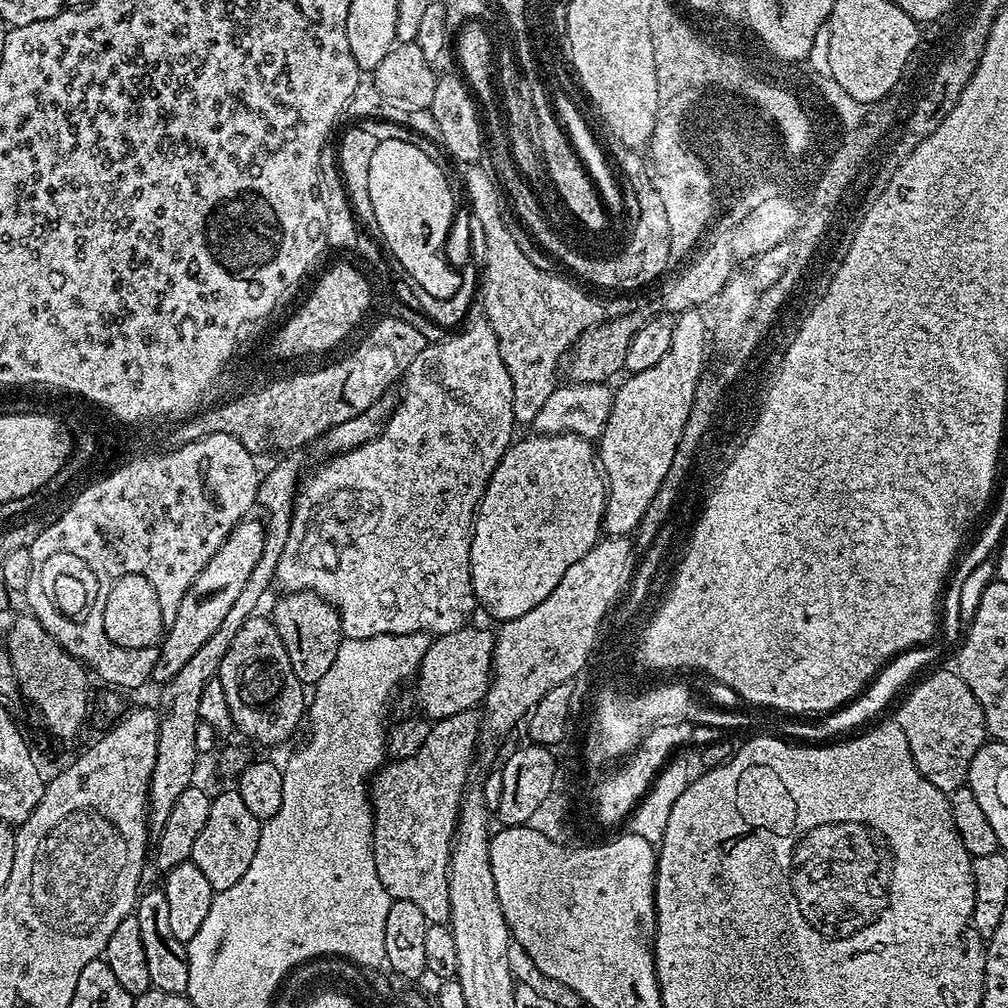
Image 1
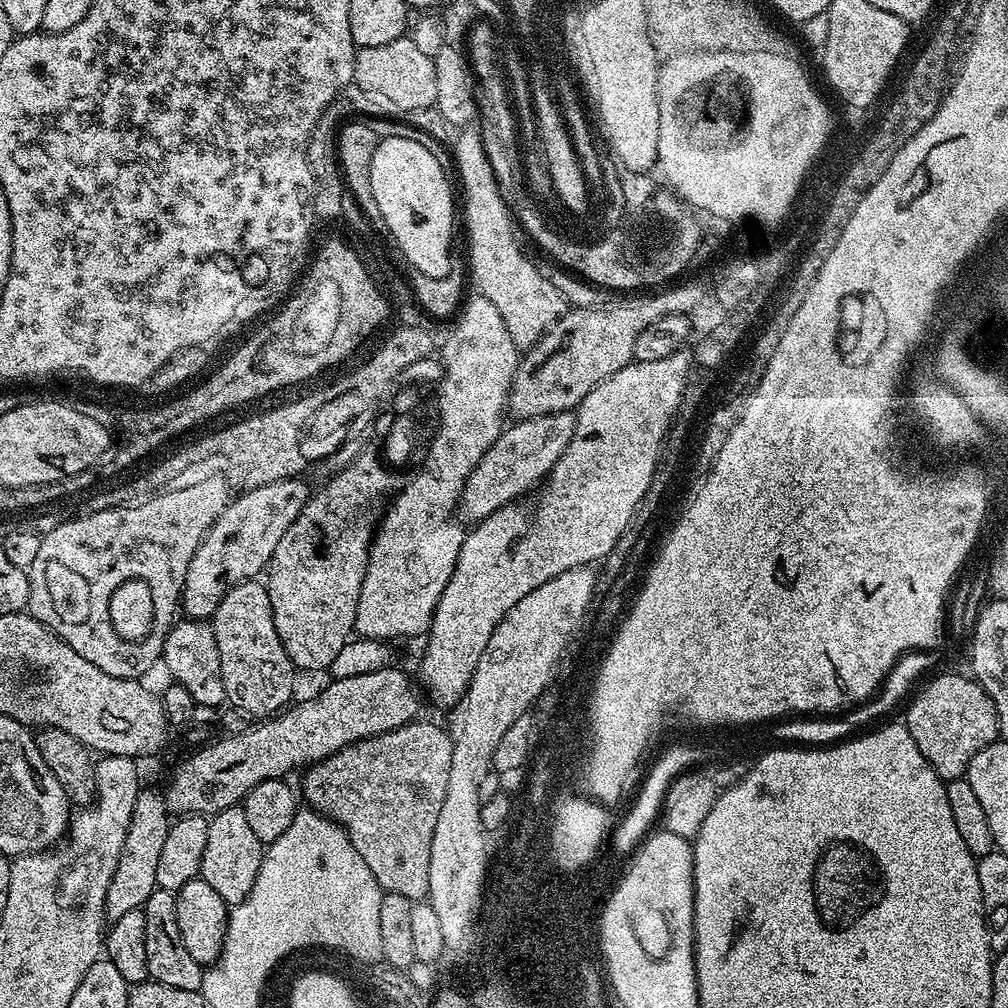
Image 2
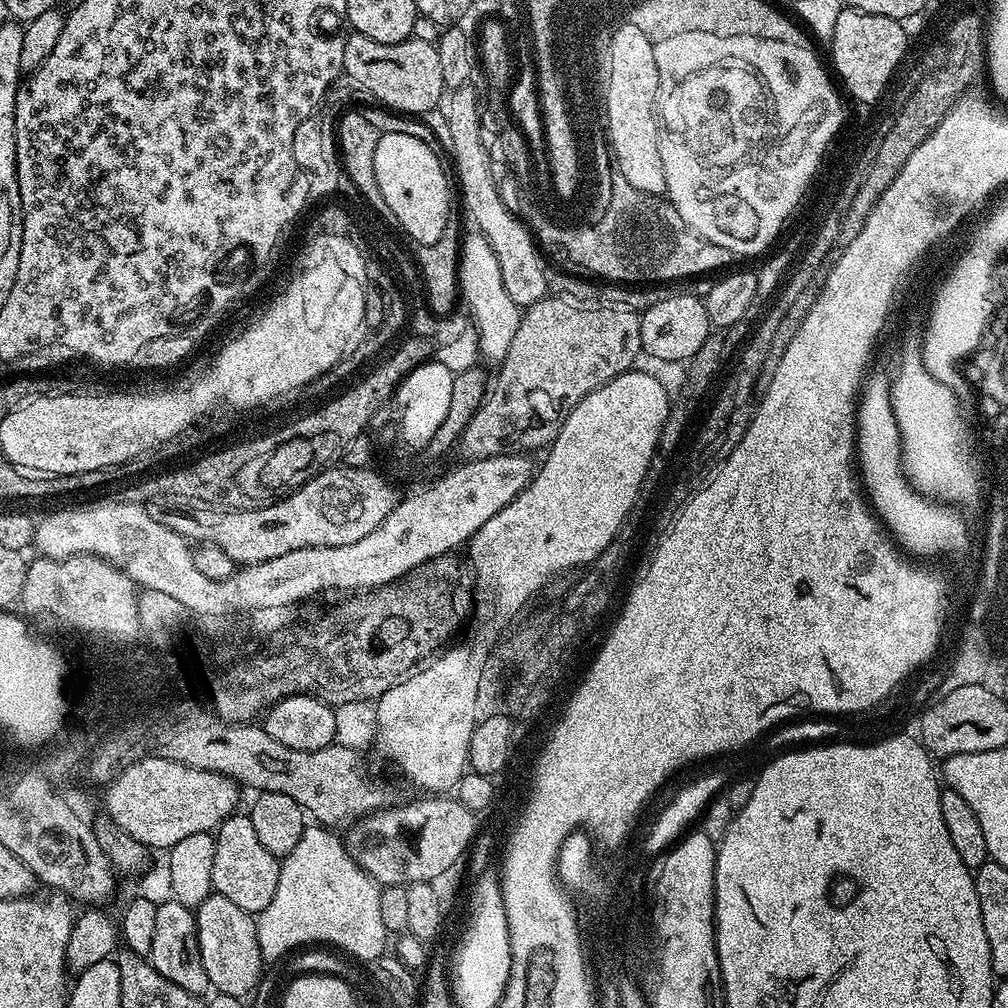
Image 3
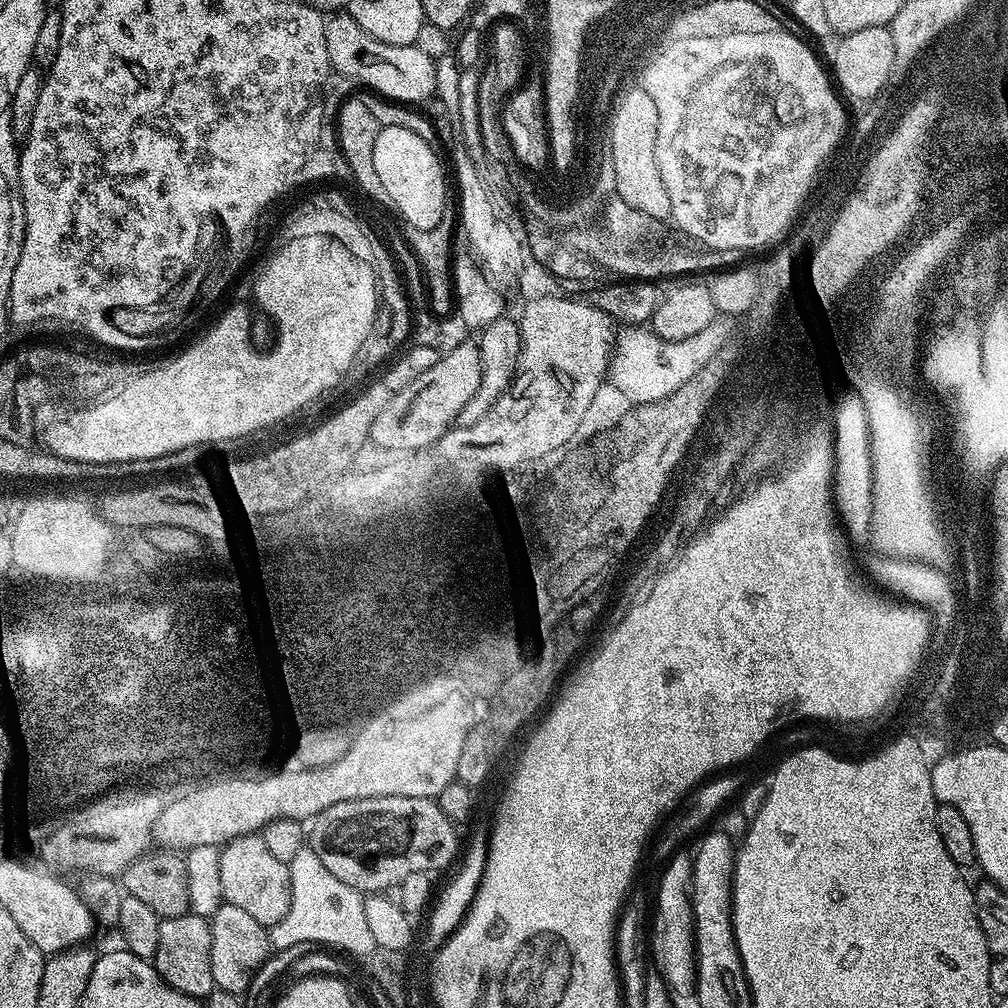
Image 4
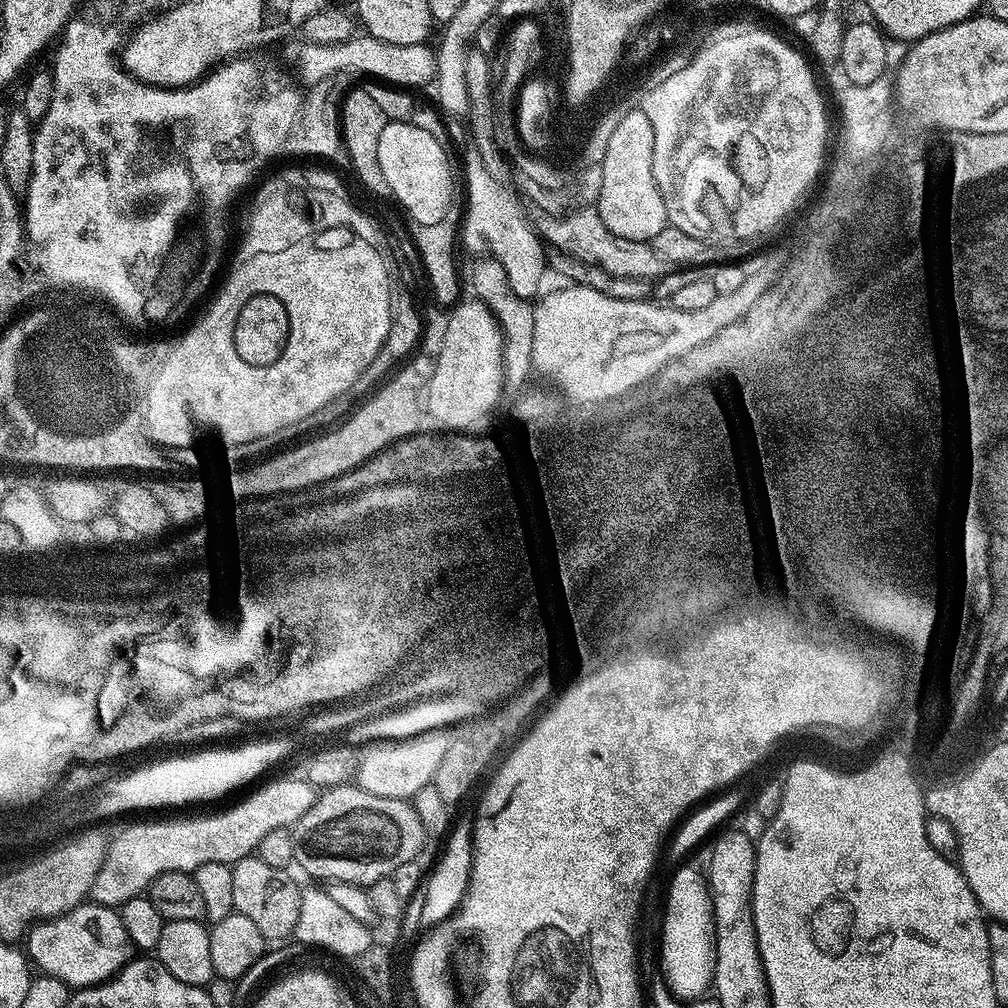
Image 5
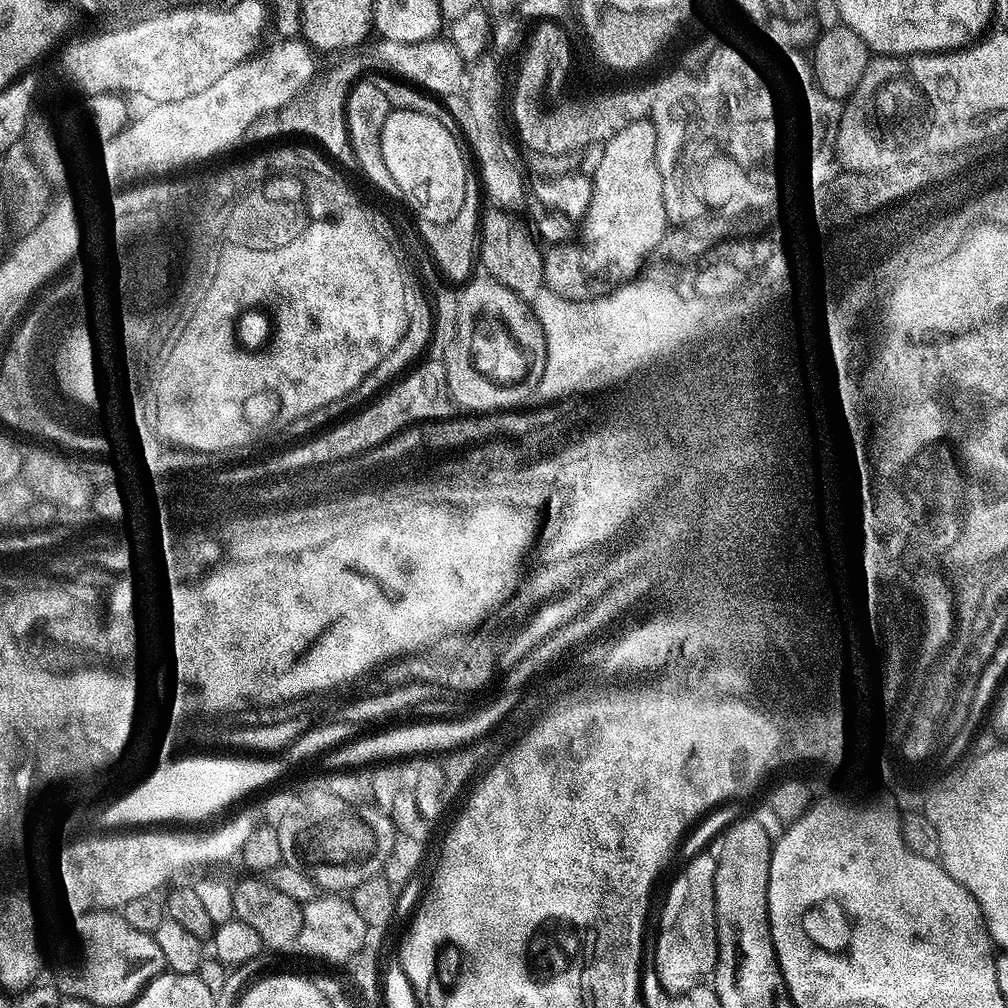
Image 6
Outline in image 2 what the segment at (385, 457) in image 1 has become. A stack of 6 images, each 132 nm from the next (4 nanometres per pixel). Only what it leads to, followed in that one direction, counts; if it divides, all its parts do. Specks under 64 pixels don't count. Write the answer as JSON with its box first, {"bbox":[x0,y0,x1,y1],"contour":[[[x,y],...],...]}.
{"bbox":[354,294,522,642],"contour":[[[479,294],[473,297],[472,301],[469,299],[463,305],[455,321],[457,324],[452,337],[442,344],[444,379],[438,385],[440,425],[437,426],[436,437],[428,448],[428,457],[425,458],[420,473],[393,498],[388,513],[385,516],[383,513],[376,534],[372,537],[368,569],[366,578],[362,578],[362,594],[358,598],[354,629],[355,635],[365,640],[392,642],[395,636],[423,637],[427,633],[434,610],[438,606],[438,598],[442,598],[442,590],[446,590],[446,582],[450,582],[450,574],[454,574],[458,552],[462,550],[466,535],[466,528],[463,528],[465,525],[459,519],[452,520],[452,512],[454,516],[460,503],[460,495],[466,486],[466,478],[470,478],[486,450],[494,446],[506,424],[504,416],[506,417],[508,398],[512,395],[512,379],[522,356],[514,338],[510,338],[510,330],[506,330],[506,322],[502,322],[502,314],[498,314],[494,302]]]}

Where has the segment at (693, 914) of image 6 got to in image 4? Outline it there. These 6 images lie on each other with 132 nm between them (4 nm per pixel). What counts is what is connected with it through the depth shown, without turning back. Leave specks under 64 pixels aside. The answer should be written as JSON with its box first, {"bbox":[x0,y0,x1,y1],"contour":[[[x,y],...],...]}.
{"bbox":[650,851,695,1000],"contour":[[[679,851],[669,860],[668,869],[660,880],[660,889],[654,892],[654,919],[650,924],[650,956],[654,967],[679,1000],[695,995],[695,939],[692,923],[691,883],[693,855]]]}

